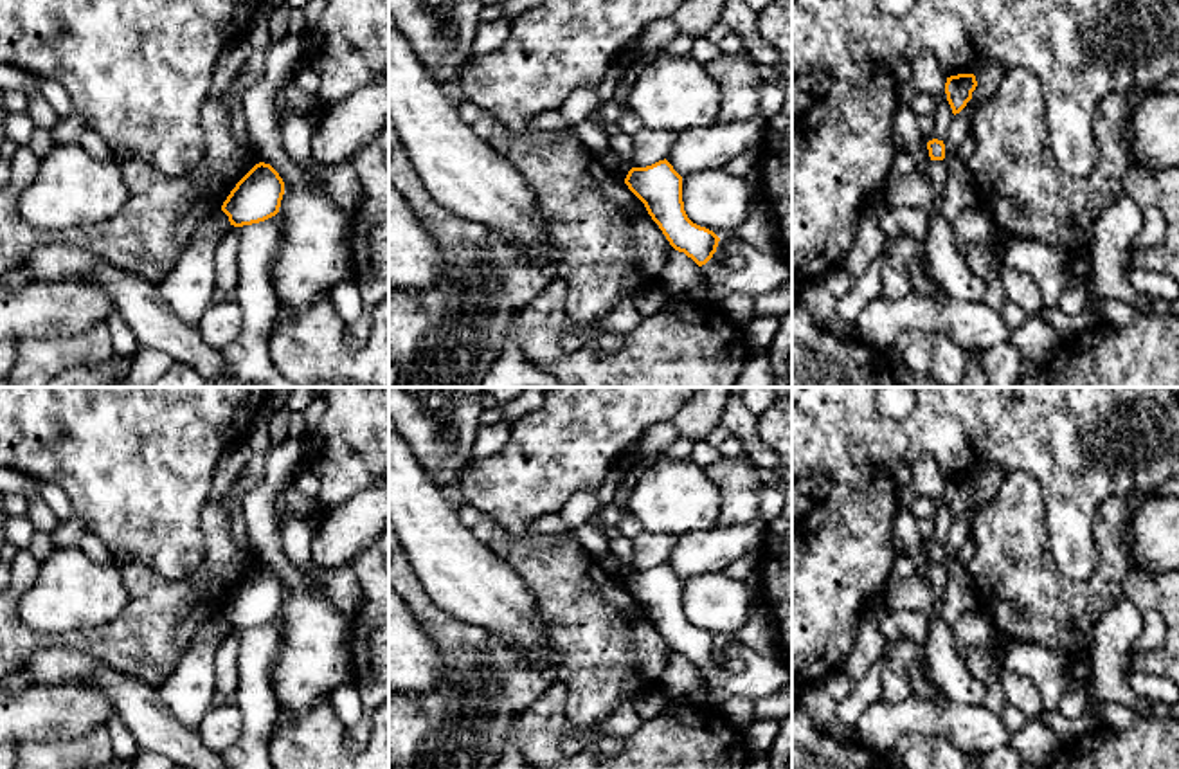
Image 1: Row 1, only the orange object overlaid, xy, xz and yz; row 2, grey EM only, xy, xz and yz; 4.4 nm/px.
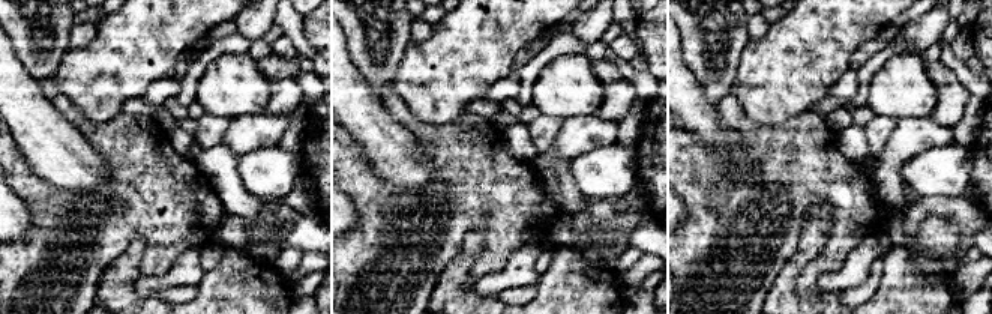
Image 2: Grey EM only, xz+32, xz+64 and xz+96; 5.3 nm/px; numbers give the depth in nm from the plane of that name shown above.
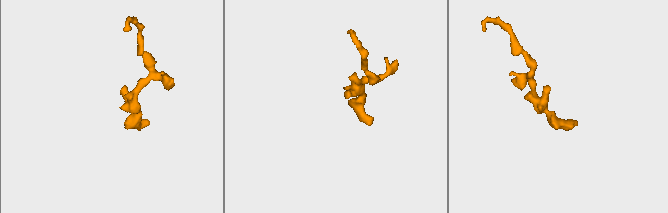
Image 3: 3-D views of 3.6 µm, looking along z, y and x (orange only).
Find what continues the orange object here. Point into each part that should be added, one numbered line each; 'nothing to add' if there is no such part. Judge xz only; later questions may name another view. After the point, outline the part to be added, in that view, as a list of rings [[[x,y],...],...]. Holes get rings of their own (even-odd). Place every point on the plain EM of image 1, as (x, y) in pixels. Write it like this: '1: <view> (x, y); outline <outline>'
1: xz (753, 676); outline [[[742,647],[736,661],[722,665],[711,661],[702,668],[707,708],[720,710],[733,697],[760,701],[792,686],[792,670],[778,657],[767,657]]]

